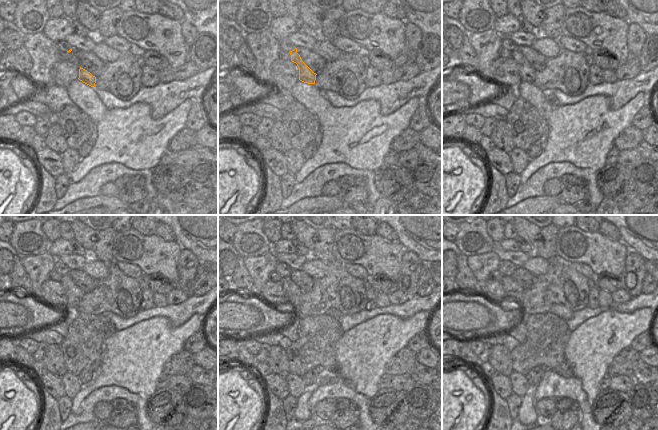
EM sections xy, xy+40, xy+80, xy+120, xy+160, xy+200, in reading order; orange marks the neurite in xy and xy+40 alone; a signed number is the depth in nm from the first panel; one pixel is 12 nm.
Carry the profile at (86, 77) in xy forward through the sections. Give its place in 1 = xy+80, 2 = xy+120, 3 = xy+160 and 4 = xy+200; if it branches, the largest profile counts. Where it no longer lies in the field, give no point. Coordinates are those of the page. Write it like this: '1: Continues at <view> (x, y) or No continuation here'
1: Continues at xy+80 (527, 73)
2: Continues at xy+120 (74, 293)
3: Continues at xy+160 (293, 293)
4: Continues at xy+200 (512, 289).

